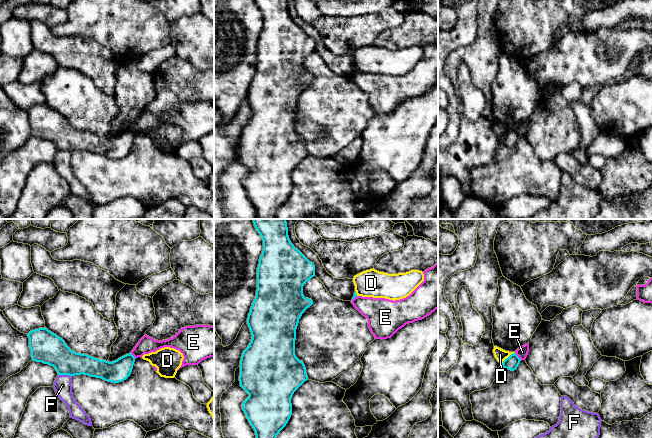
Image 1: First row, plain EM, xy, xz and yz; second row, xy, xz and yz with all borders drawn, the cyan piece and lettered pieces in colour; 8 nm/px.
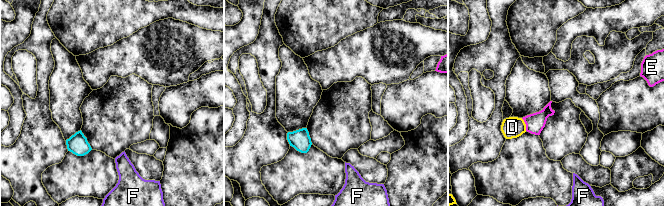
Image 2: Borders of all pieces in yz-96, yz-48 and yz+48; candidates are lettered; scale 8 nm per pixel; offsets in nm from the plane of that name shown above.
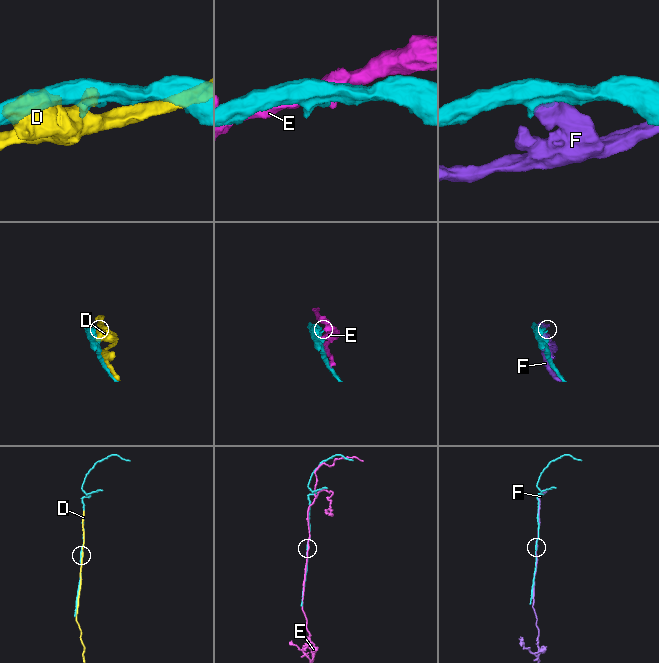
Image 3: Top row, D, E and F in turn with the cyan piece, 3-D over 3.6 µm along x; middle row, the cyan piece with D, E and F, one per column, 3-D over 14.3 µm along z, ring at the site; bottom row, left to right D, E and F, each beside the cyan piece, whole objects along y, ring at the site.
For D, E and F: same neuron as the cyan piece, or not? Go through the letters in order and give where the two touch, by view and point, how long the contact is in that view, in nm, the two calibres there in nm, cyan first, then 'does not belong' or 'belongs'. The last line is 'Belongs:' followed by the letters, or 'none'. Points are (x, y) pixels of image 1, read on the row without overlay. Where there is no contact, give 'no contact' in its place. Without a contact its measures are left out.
D: yz (508, 133) | 150 nm | 110/90 nm | does not belong
E: yz (517, 132) | 80 nm | 110/90 nm | does not belong
F: xy (65, 150) | 110 nm | 260/140 nm | does not belong
Belongs: none

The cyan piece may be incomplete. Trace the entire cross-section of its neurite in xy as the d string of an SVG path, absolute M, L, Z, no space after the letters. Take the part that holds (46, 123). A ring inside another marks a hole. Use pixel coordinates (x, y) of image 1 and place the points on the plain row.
M46 103L30 107L29 124L33 137L53 142L58 151L88 151L112 159L126 156L133 145L135 133L129 129L115 137L99 136L72 127L65 117Z

